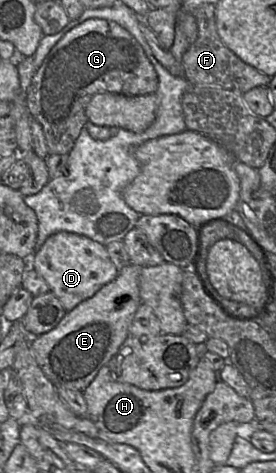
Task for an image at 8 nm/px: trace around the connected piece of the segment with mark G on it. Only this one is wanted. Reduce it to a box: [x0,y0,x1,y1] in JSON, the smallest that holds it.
[26,18,158,154]

